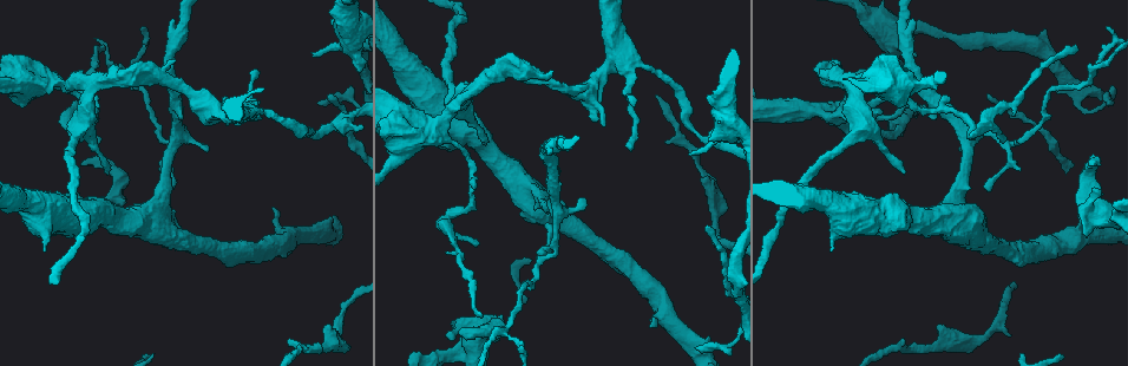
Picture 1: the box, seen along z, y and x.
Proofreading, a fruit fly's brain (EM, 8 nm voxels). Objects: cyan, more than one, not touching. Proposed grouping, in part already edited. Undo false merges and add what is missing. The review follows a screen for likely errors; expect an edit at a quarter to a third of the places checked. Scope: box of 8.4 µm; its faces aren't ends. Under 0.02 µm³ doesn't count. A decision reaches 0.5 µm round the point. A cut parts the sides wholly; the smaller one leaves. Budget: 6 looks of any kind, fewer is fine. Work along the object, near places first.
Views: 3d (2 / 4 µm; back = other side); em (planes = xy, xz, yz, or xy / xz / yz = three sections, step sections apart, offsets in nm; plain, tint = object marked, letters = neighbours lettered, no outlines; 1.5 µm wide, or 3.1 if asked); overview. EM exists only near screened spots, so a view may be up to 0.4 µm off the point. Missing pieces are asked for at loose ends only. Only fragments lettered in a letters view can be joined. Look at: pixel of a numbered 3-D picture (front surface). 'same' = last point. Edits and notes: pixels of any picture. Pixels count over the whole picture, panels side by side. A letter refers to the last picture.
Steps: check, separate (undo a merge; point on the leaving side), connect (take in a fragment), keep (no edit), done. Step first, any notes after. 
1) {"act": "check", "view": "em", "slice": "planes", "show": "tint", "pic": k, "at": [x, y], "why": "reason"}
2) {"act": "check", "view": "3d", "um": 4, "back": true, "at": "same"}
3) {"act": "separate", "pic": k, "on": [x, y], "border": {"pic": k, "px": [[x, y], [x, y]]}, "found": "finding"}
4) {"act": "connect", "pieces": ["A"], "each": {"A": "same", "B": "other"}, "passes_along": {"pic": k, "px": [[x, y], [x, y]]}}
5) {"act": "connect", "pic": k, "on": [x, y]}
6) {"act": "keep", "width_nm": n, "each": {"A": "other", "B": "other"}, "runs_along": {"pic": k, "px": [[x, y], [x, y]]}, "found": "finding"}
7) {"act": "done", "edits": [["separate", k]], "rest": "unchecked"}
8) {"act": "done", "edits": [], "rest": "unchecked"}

{"act": "check", "view": "3d", "um": 2, "pic": 1, "at": [458, 331], "why": "an open end"}

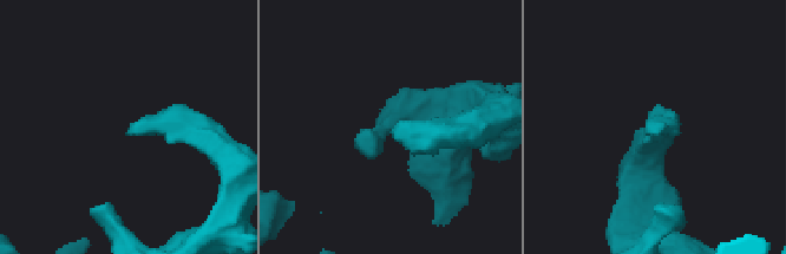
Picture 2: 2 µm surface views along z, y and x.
{"act": "check", "view": "em", "slice": "yz", "step": 8, "show": "tint", "pic": 2, "at": [394, 125]}

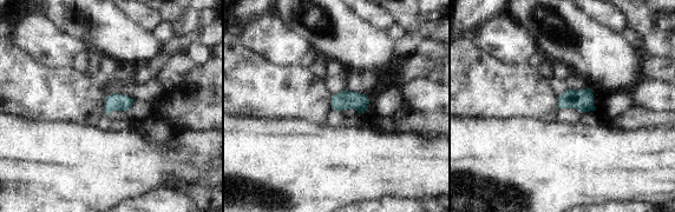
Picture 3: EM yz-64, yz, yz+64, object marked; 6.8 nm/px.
{"act": "check", "view": "em", "slice": "planes", "show": "letters", "at": "same", "why": "another direction"}

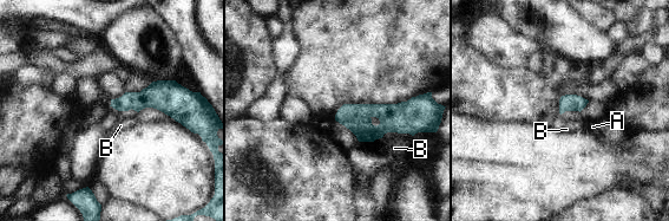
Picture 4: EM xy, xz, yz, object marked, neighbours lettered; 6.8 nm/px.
{"act": "keep", "each": {"A": "other", "B": "other"}, "border": {"pic": 4, "px": [[382, 136], [373, 141]]}, "found": "none of them fits"}

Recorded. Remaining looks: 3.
{"act": "check", "view": "3d", "um": 4, "pic": 1, "at": [449, 219], "why": "sharp bend"}

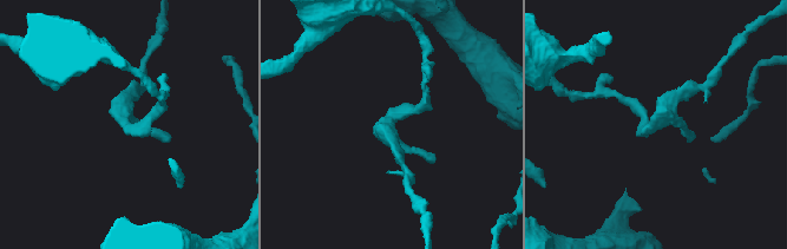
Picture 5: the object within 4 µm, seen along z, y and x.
{"act": "check", "view": "em", "slice": "xy", "step": 4, "show": "tint", "pic": 5, "at": [128, 124]}

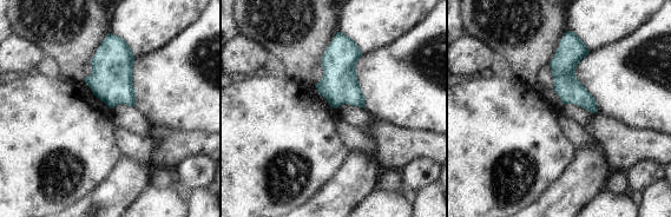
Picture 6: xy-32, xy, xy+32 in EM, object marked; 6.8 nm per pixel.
{"act": "check", "view": "em", "slice": "planes", "show": "letters", "at": "same", "why": "cut it another way"}

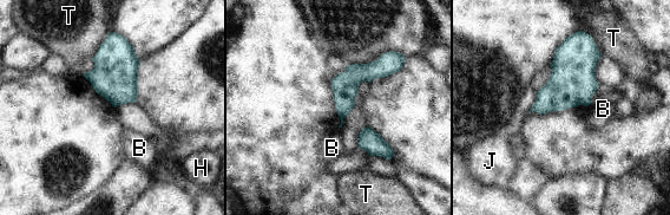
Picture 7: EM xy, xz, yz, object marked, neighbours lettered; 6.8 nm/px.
{"act": "keep", "each": {"B": "other", "H": "other", "J": "other", "T": "other"}, "border": {"pic": 7, "px": [[596, 91], [591, 102]]}, "found": "one cell here"}

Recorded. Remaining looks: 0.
{"act": "done", "edits": [], "rest": "unchecked"}

